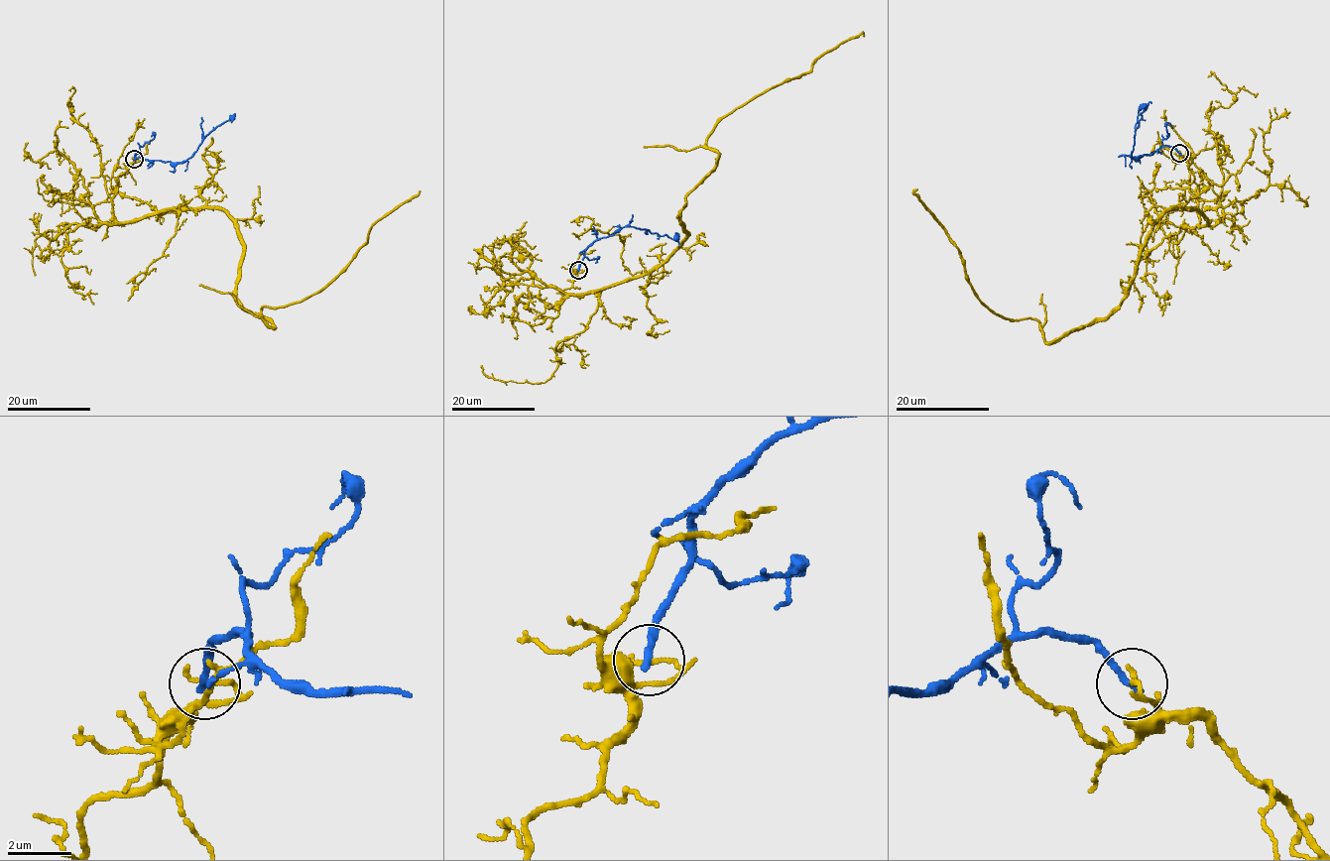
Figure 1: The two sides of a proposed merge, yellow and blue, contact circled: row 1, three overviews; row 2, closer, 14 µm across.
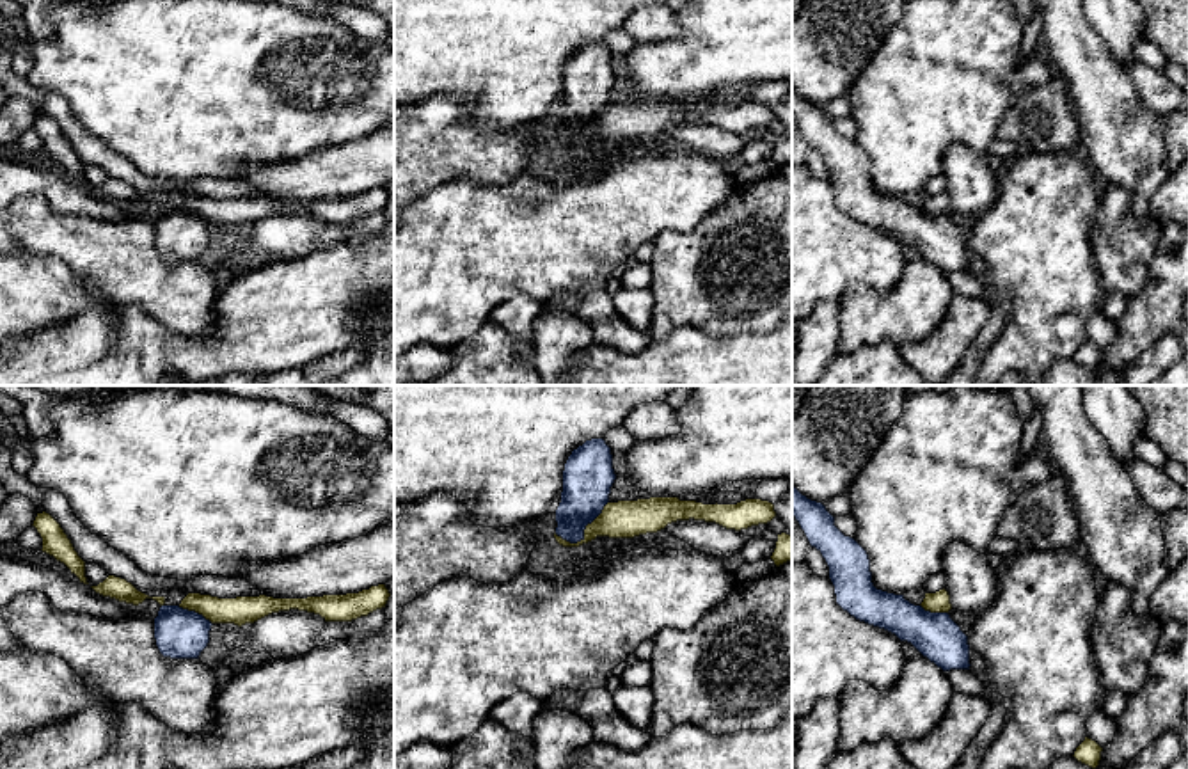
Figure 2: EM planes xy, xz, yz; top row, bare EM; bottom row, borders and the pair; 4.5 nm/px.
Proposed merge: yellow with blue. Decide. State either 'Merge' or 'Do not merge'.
Do not merge

